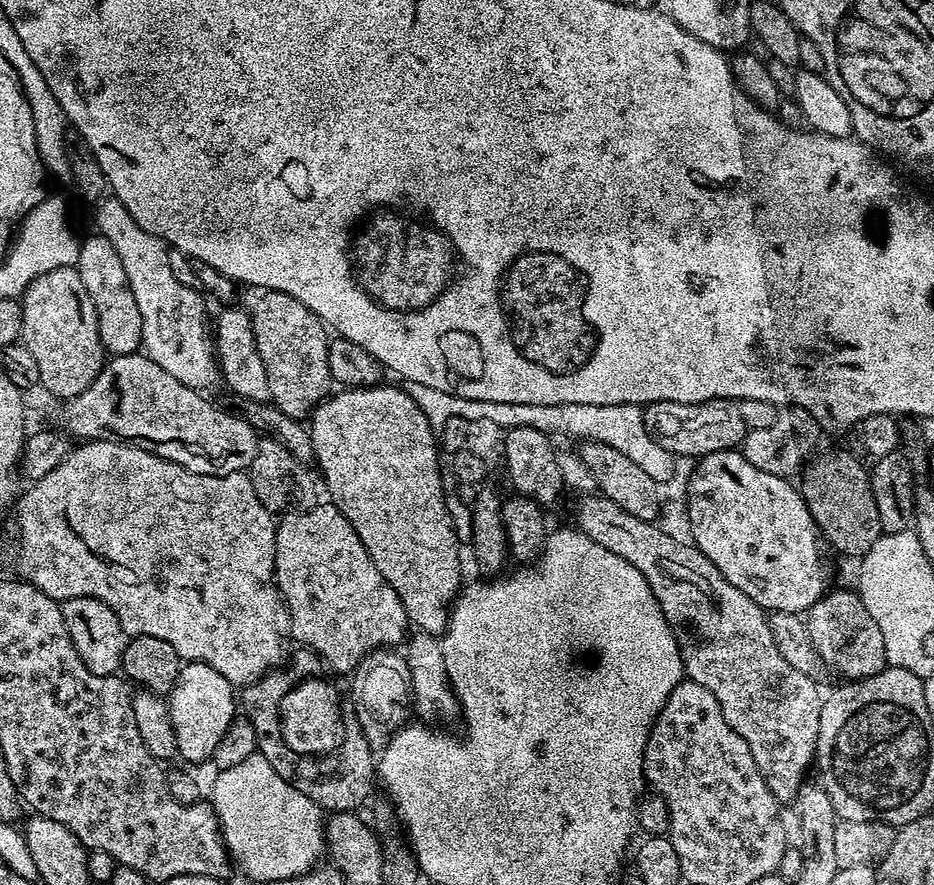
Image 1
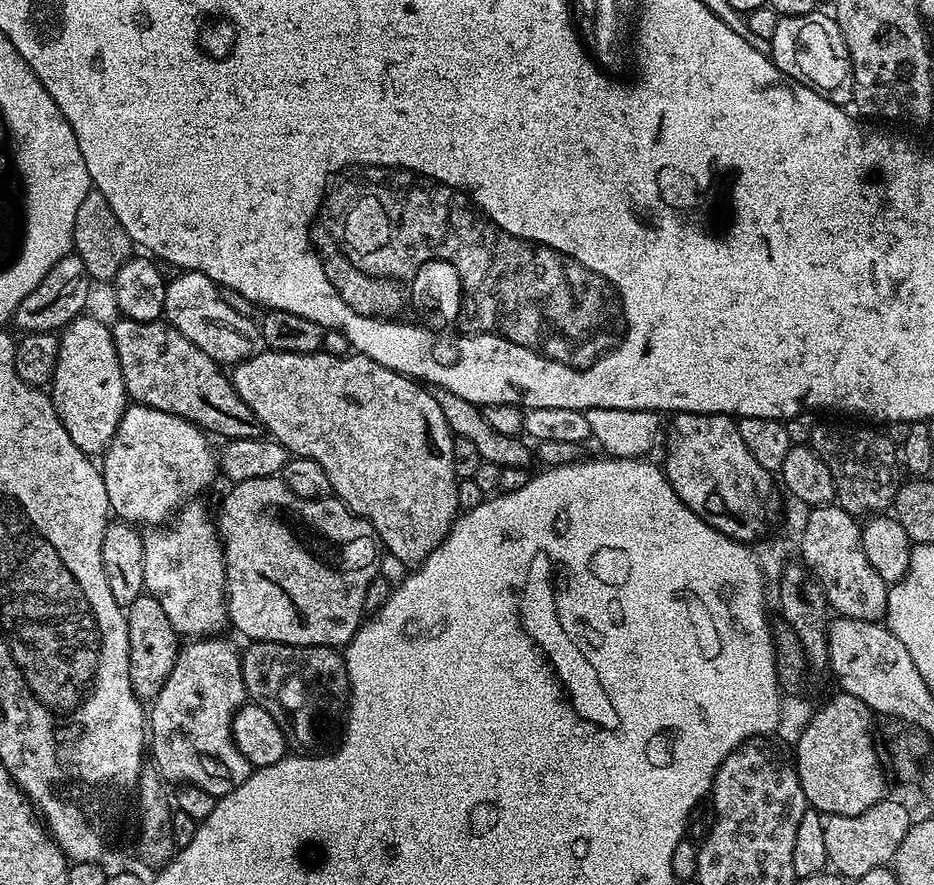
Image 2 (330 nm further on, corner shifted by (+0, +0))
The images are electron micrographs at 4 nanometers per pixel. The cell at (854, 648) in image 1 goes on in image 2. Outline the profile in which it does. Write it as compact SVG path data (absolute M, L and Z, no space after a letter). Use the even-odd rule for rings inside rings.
M839 503L813 507L806 518L806 530L798 543L809 572L820 581L828 599L829 609L841 617L883 621L888 615L889 585L870 566L860 541L861 525L857 517L840 507Z

